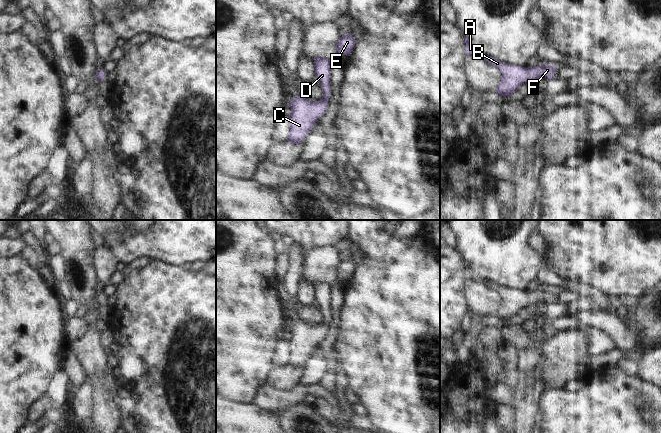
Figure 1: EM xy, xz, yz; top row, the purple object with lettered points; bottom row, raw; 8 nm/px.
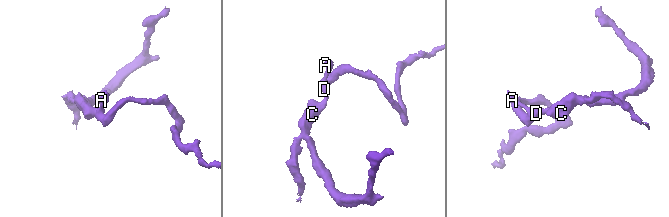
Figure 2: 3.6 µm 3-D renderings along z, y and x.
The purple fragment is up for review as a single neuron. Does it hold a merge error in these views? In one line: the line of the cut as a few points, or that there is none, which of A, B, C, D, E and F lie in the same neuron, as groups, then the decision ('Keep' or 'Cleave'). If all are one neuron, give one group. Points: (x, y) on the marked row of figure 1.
No split. Groups: A B C D E F. Keep.

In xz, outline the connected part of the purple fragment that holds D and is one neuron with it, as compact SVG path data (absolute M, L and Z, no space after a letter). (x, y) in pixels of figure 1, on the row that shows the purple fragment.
M324 57L314 59L316 78L322 87L323 97L318 101L311 101L297 95L290 102L290 133L287 139L290 143L300 144L308 135L316 122L322 117L328 107L330 90L330 60Z

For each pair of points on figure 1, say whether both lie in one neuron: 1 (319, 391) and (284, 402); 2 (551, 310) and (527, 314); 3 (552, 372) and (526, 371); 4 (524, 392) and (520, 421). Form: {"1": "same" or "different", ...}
{"1": "same", "2": "same", "3": "different", "4": "same"}

